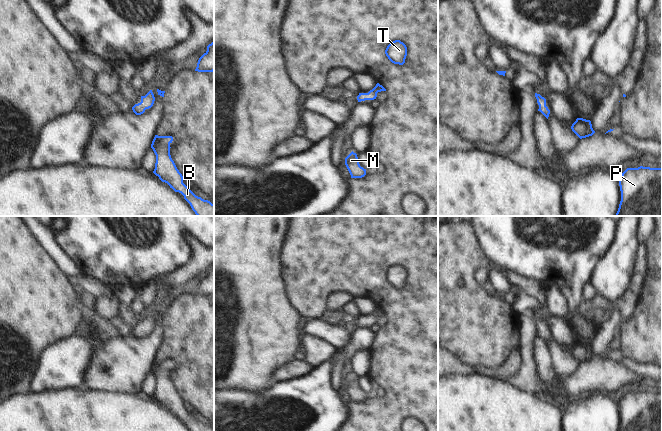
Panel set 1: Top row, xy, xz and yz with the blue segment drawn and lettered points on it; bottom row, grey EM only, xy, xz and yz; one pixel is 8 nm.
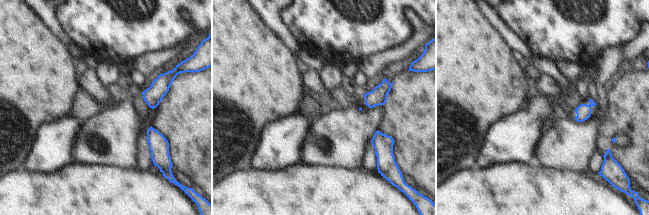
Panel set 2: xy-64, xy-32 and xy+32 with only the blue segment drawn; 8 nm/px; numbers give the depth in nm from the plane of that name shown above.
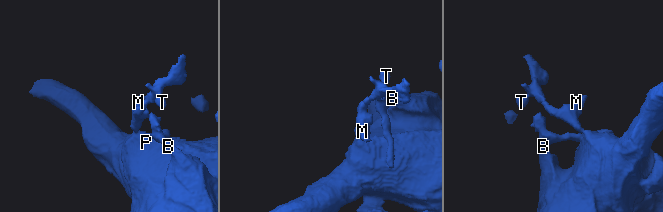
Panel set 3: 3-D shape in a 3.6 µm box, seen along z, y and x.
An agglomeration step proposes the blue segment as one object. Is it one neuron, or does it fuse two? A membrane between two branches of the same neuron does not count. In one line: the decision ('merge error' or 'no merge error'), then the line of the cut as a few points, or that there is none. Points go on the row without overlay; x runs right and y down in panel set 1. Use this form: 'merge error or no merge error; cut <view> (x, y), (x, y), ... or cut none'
no merge error; cut none

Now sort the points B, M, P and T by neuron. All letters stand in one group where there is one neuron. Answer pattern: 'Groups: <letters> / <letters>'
Groups: B M P T.

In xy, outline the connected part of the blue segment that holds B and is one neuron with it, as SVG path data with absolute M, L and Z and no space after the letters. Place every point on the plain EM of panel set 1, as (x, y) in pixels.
M155 359L151 372L156 379L155 393L153 397L162 406L167 407L175 416L179 416L191 431L214 431L208 424L196 420L184 407L183 400L177 393L170 379L172 360Z

